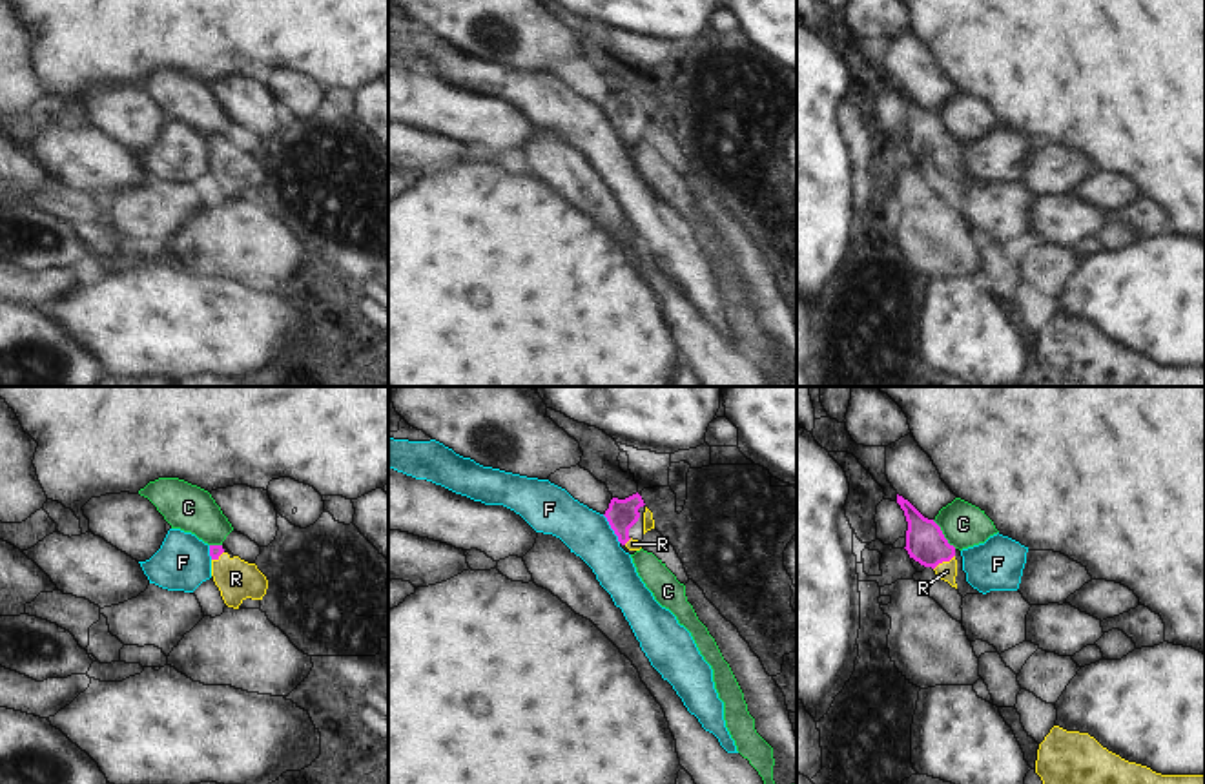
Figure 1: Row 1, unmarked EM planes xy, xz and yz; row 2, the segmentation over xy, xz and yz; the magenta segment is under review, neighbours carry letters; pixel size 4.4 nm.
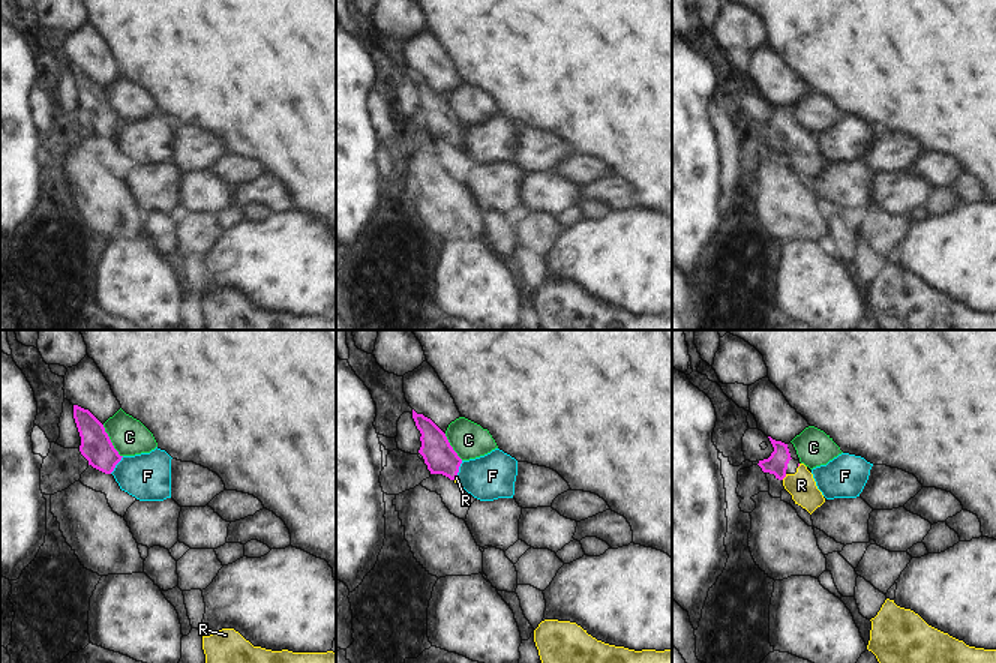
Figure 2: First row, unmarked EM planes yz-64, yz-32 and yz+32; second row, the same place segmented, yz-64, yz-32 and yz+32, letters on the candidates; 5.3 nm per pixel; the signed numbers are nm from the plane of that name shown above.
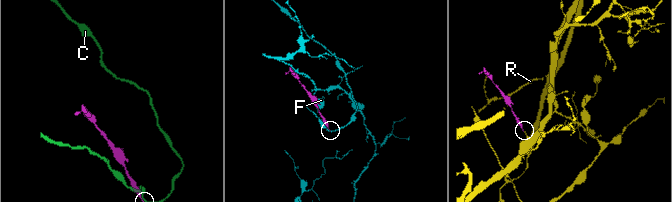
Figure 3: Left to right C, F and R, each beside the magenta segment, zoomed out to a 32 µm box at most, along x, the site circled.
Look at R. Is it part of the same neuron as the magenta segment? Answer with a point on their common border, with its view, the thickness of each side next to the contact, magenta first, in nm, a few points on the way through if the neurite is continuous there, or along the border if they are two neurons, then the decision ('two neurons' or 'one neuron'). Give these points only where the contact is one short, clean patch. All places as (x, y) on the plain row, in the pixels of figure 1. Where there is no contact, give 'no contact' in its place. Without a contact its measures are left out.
meets magenta in yz at (943, 152); 180 nm thick on the magenta side, 90 nm on the other; runs through yz (925, 134), (943, 152), (947, 163); one neuron

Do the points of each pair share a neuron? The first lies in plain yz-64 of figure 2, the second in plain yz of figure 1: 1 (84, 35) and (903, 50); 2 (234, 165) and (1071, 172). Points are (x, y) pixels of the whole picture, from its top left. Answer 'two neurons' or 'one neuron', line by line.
1: one neuron
2: two neurons

